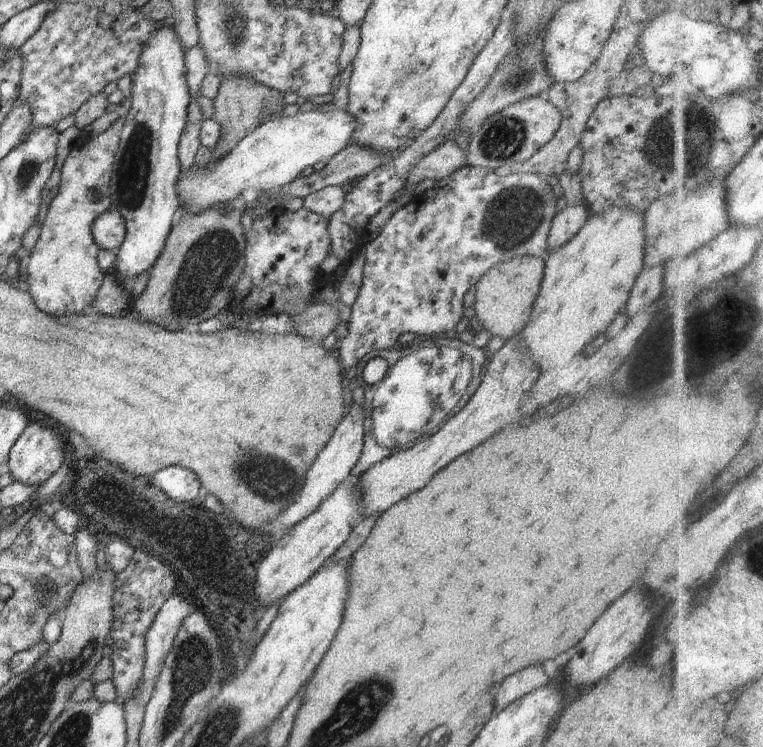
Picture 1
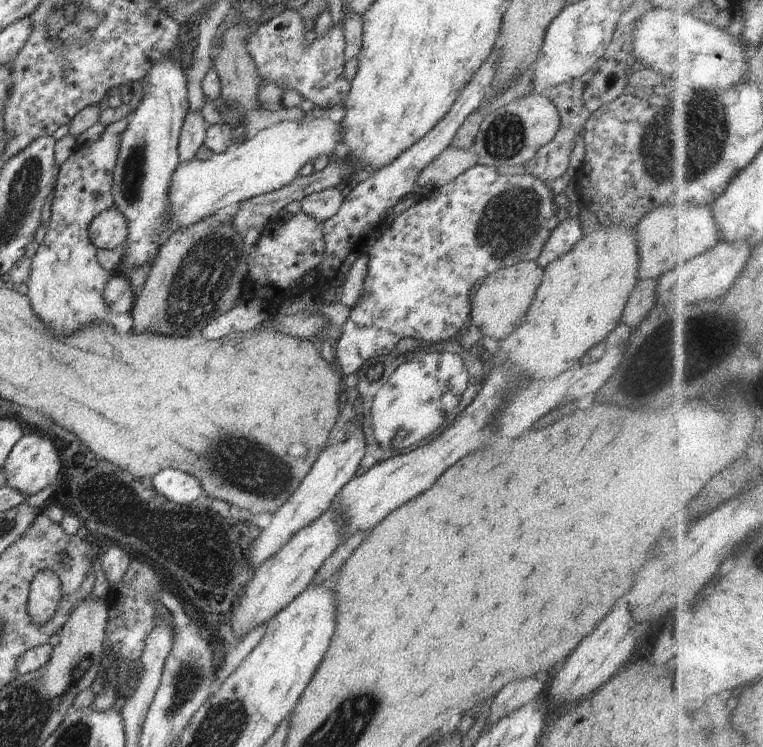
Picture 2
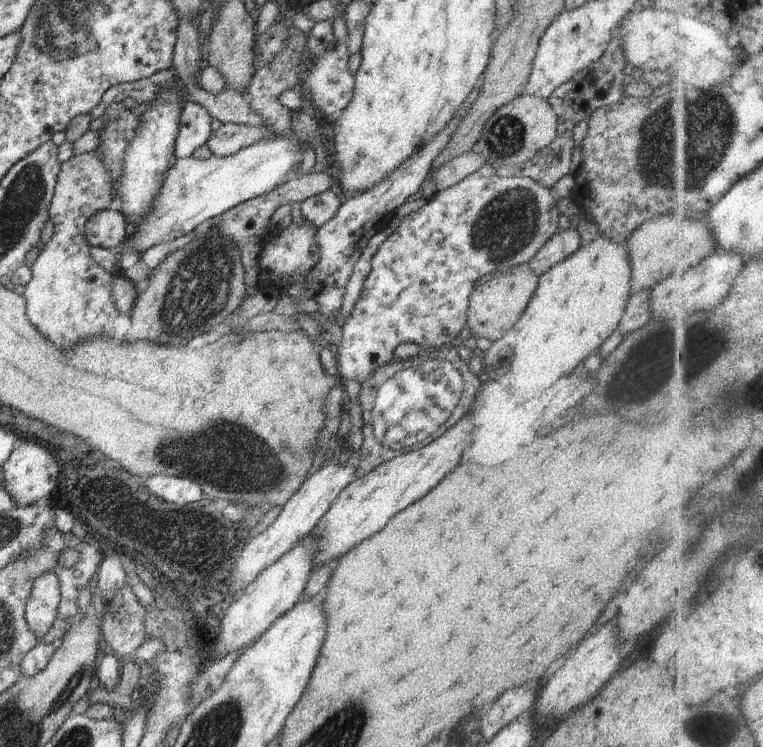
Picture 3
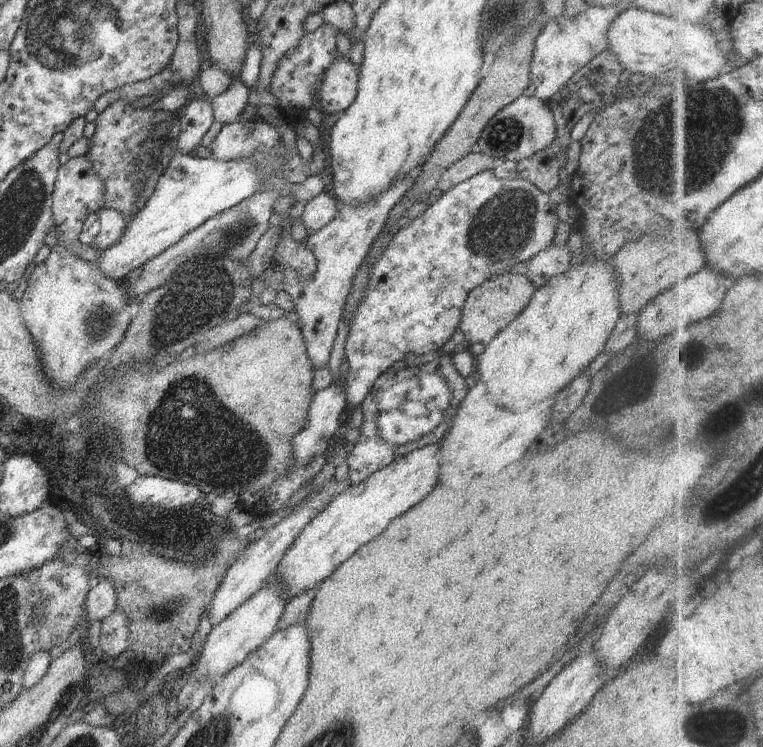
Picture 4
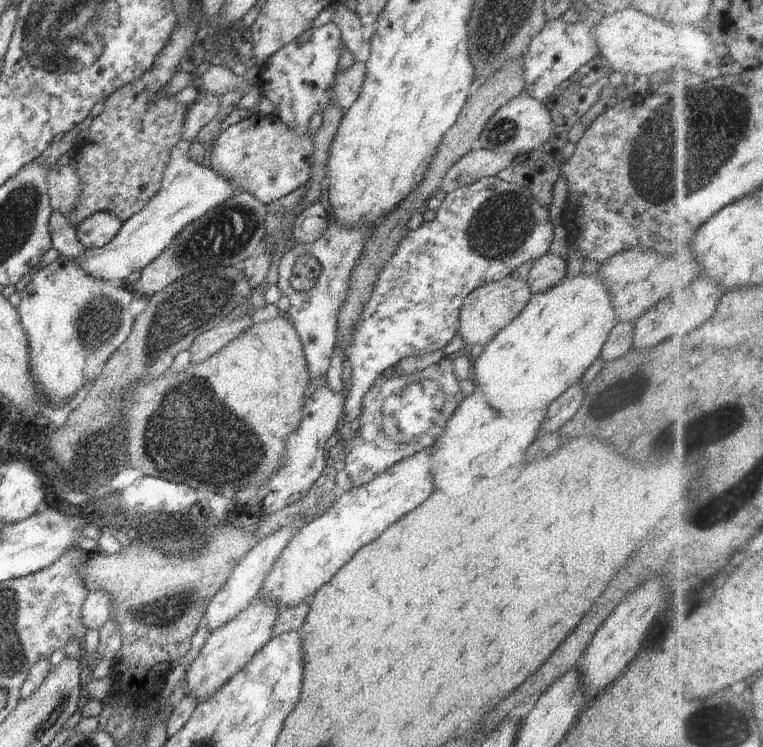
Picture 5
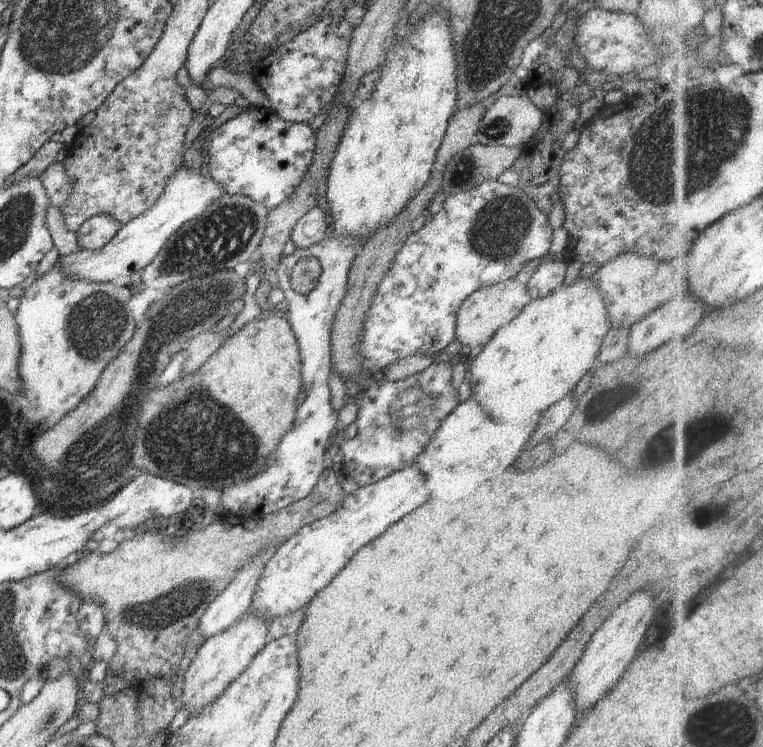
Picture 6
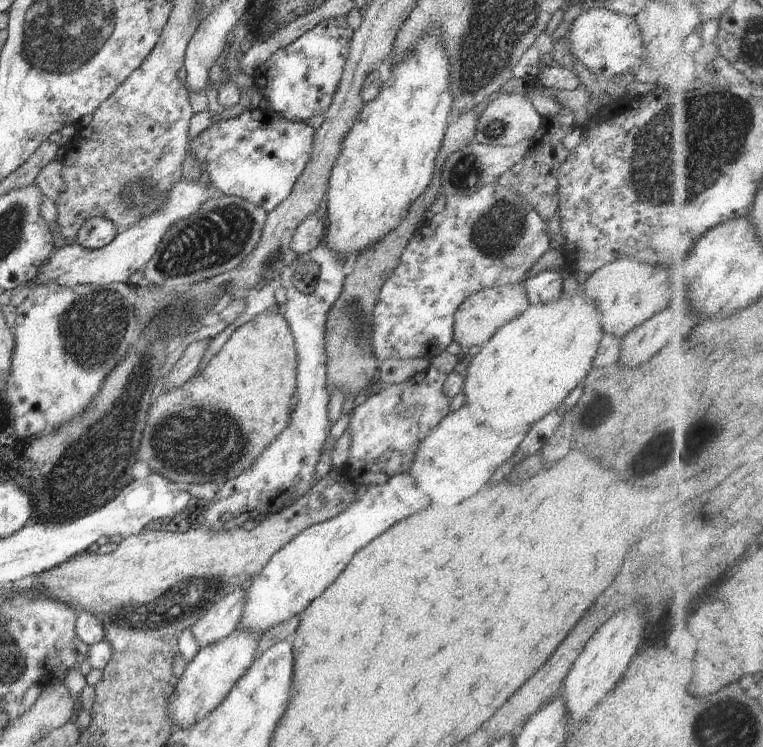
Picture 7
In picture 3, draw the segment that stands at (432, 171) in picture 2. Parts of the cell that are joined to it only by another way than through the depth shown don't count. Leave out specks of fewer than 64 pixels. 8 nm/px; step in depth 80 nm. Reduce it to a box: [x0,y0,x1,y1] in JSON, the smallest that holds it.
[431,150,487,192]

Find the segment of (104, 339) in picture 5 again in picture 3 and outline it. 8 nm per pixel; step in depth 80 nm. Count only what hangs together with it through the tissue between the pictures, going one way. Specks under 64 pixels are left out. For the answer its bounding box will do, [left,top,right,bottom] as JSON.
[23,149,120,351]

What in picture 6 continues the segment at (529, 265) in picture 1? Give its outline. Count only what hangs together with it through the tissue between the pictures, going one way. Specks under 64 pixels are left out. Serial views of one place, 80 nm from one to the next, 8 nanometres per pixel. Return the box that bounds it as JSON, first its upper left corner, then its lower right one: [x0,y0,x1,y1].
[456,279,531,349]

